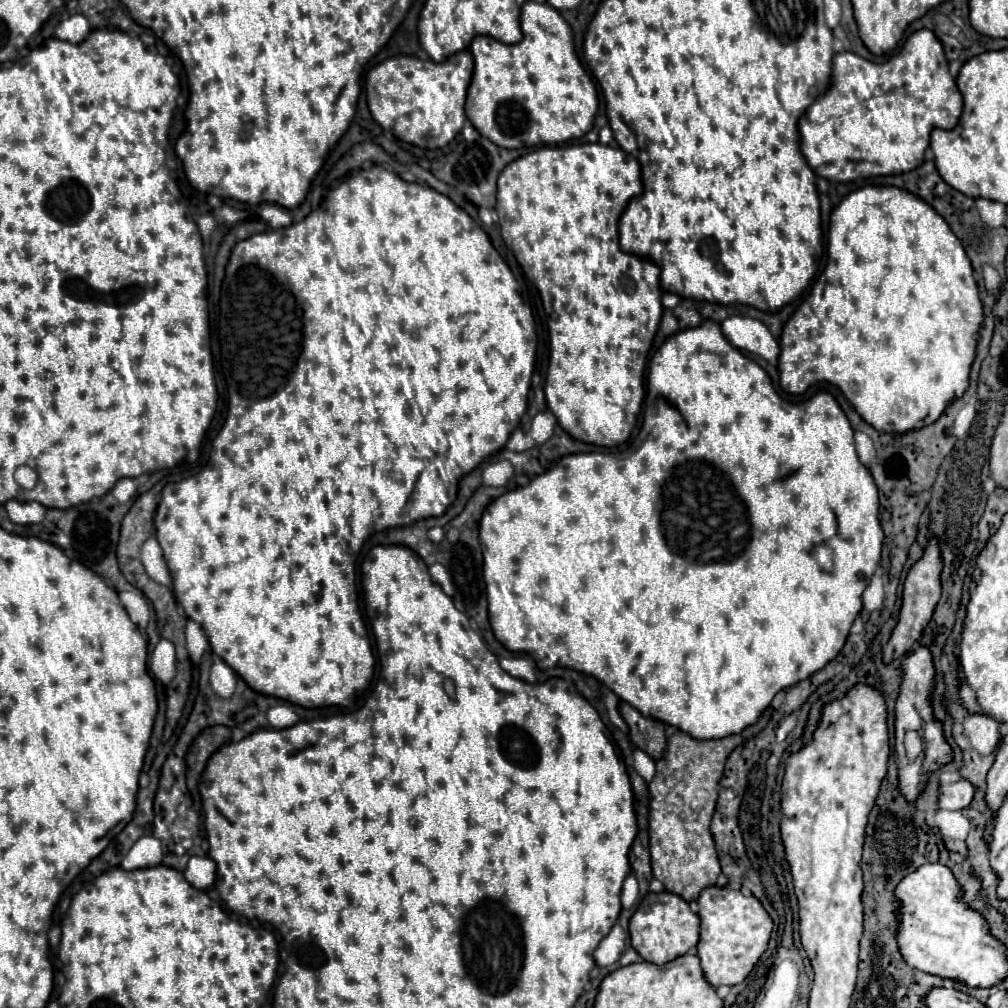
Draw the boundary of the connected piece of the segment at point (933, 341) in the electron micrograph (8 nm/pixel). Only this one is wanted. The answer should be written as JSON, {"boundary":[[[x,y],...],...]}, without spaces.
{"boundary":[[[866,184],[866,186],[862,186],[862,188],[854,190],[854,192],[850,192],[848,196],[844,196],[844,198],[834,206],[834,210],[832,210],[832,214],[830,214],[830,232],[828,232],[828,248],[826,248],[826,254],[828,254],[826,268],[824,268],[824,272],[818,276],[816,284],[812,286],[810,296],[806,296],[806,298],[802,300],[802,304],[796,308],[796,312],[788,318],[788,322],[786,322],[784,328],[782,328],[782,336],[780,336],[780,356],[778,356],[778,372],[780,372],[780,386],[782,386],[782,390],[788,392],[788,394],[802,394],[802,392],[806,392],[808,386],[812,386],[812,384],[816,384],[816,382],[830,382],[830,384],[836,384],[836,386],[846,394],[846,398],[854,404],[856,412],[858,412],[868,424],[872,424],[876,430],[882,430],[882,432],[908,432],[908,430],[912,430],[912,428],[922,428],[924,424],[932,424],[932,422],[946,410],[946,406],[948,406],[954,398],[960,398],[960,396],[966,392],[966,388],[968,388],[968,376],[970,376],[970,366],[972,366],[974,356],[976,356],[976,336],[974,336],[974,334],[978,332],[978,328],[980,328],[980,324],[982,324],[982,302],[980,302],[980,296],[978,296],[978,286],[976,286],[974,276],[972,276],[972,264],[970,264],[970,260],[968,260],[968,256],[966,256],[966,252],[964,252],[960,240],[954,236],[954,232],[950,230],[950,226],[946,224],[946,220],[944,220],[930,204],[926,204],[922,198],[918,198],[916,194],[910,194],[910,192],[906,192],[906,190],[902,190],[902,188],[896,188],[896,186],[872,186],[872,184]]]}

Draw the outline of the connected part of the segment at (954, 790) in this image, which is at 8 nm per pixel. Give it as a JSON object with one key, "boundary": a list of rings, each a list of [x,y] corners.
{"boundary":[[[958,780],[954,784],[938,786],[938,808],[940,810],[962,810],[970,804],[974,788],[966,780]]]}

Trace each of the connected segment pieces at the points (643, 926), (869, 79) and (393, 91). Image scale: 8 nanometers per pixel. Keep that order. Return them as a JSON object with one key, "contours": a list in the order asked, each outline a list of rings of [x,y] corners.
{"contours":[[[[648,892],[628,924],[630,944],[638,956],[652,964],[666,964],[678,956],[684,956],[698,944],[700,918],[694,914],[686,900],[672,892]]],[[[922,28],[906,38],[898,54],[880,64],[870,62],[854,52],[834,54],[830,88],[820,94],[798,120],[800,150],[818,176],[834,182],[902,174],[922,164],[924,152],[930,144],[932,128],[954,128],[958,124],[960,112],[962,96],[948,72],[948,60],[944,56],[942,44],[932,30]]],[[[460,50],[444,62],[418,60],[414,56],[392,56],[368,70],[364,86],[374,120],[396,138],[420,148],[442,148],[462,130],[466,122],[464,100],[472,78],[472,54]]]]}

